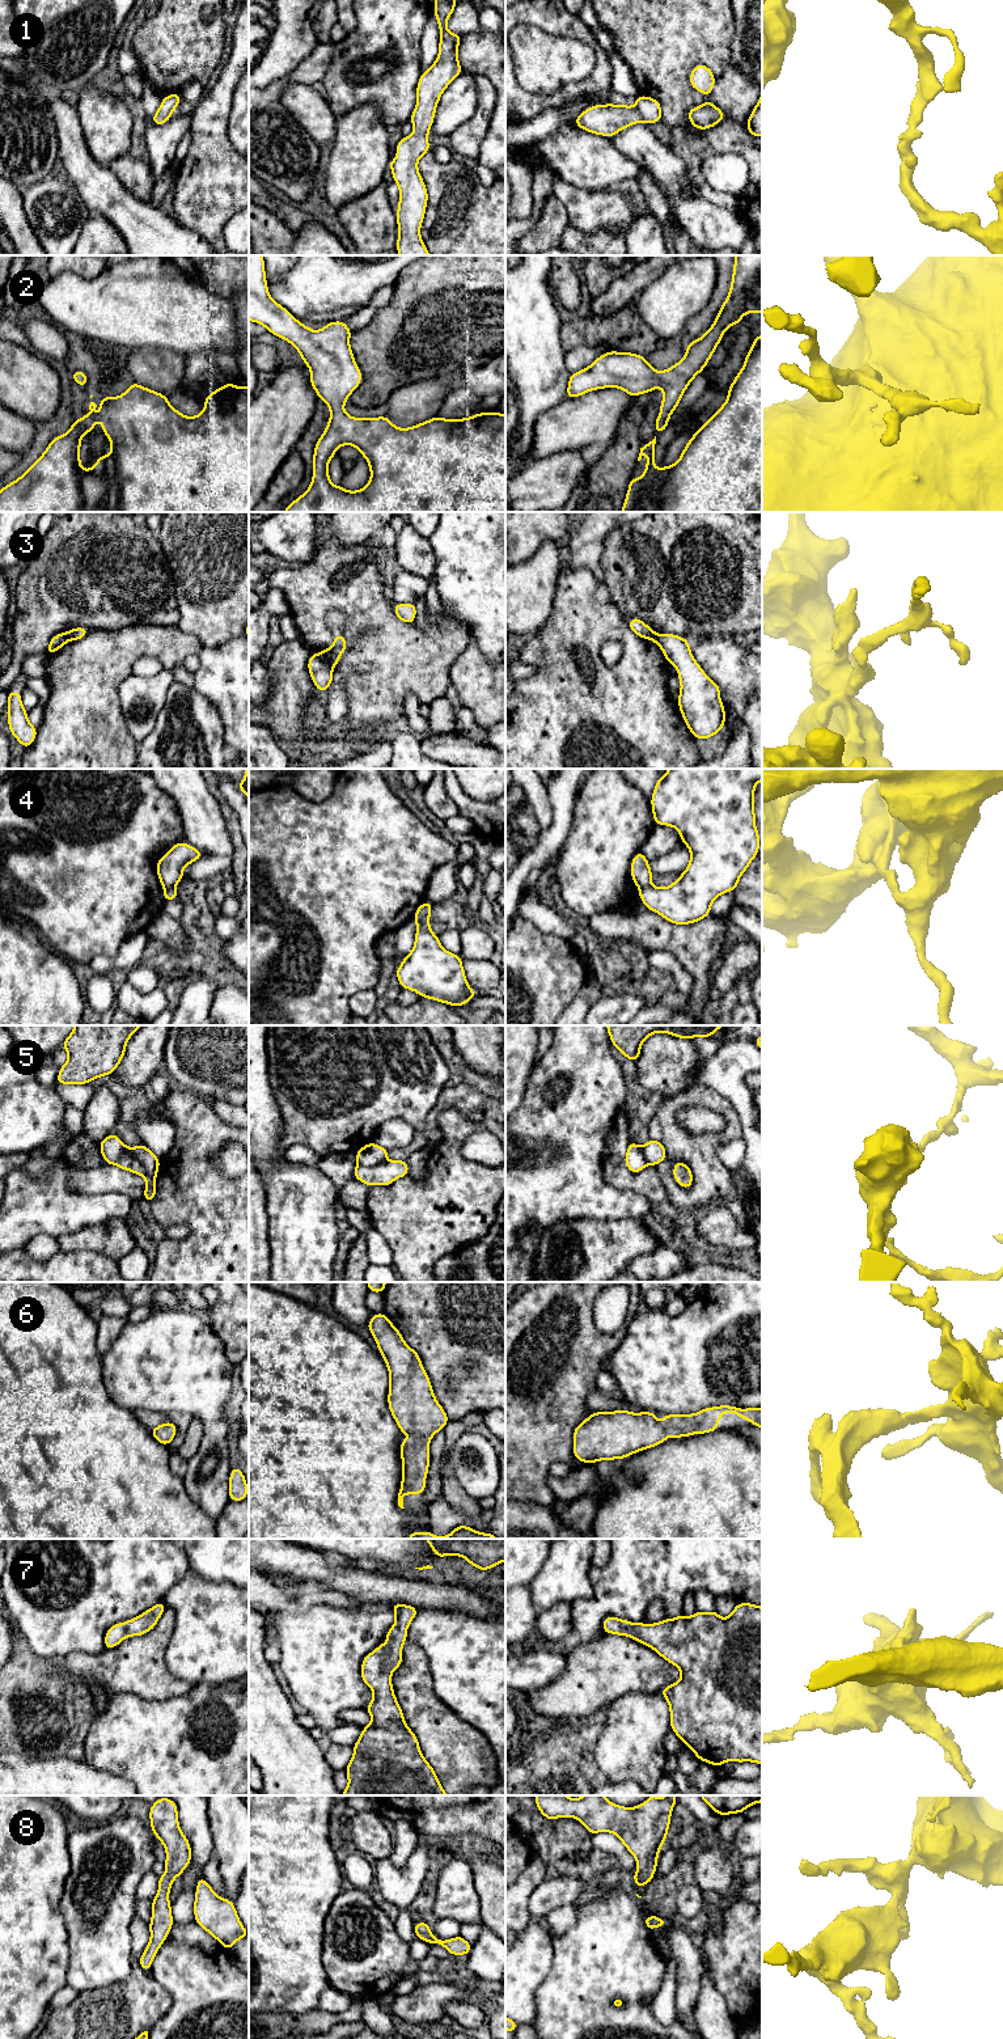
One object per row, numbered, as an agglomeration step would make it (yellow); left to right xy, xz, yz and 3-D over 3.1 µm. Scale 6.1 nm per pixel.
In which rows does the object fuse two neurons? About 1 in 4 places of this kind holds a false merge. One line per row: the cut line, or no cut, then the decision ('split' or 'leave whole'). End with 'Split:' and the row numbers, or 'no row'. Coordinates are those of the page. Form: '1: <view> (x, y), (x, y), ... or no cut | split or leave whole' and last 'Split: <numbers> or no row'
1: no cut | leave whole
2: no cut | leave whole
3: xz (318, 654), (331, 668) | split
4: yz (650, 884), (639, 889) | split
5: xy (125, 1147), (148, 1172), (155, 1175) | split
6: no cut | leave whole
7: no cut | leave whole
8: no cut | leave whole
Split: 3, 4, 5

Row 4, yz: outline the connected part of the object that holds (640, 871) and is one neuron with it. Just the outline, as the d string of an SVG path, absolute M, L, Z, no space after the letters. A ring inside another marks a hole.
M642 850L631 860L631 879L639 889L652 883L652 871Z

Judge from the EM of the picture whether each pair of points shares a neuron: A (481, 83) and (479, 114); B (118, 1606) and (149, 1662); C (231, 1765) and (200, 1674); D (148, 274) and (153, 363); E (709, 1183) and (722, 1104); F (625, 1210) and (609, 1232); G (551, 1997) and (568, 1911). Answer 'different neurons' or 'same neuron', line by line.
A: same neuron
B: different neurons
C: different neurons
D: different neurons
E: same neuron
F: different neurons
G: different neurons

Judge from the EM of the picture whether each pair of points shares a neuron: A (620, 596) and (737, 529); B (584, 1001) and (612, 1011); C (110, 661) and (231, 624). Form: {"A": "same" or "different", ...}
{"A": "same", "B": "different", "C": "different"}

